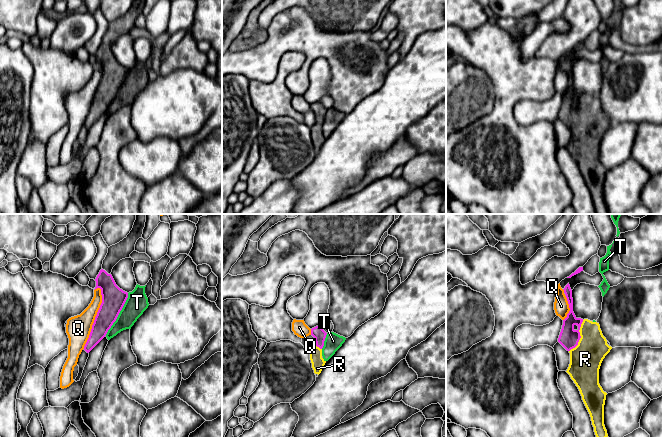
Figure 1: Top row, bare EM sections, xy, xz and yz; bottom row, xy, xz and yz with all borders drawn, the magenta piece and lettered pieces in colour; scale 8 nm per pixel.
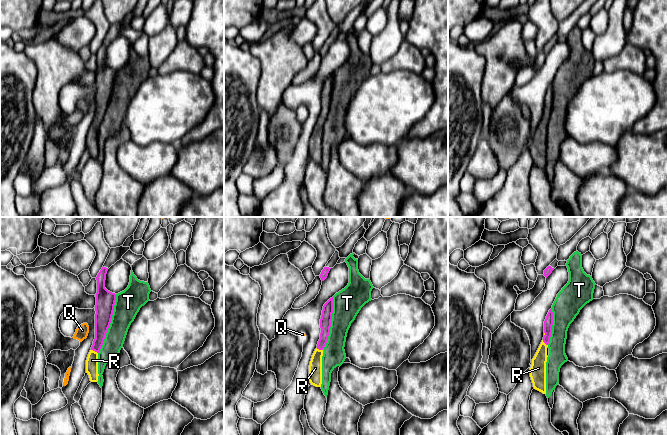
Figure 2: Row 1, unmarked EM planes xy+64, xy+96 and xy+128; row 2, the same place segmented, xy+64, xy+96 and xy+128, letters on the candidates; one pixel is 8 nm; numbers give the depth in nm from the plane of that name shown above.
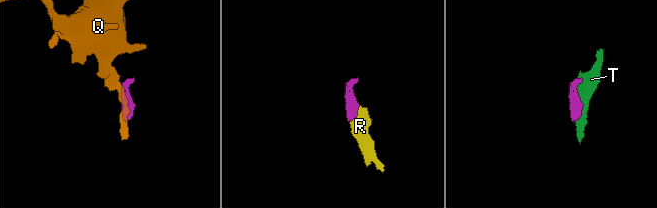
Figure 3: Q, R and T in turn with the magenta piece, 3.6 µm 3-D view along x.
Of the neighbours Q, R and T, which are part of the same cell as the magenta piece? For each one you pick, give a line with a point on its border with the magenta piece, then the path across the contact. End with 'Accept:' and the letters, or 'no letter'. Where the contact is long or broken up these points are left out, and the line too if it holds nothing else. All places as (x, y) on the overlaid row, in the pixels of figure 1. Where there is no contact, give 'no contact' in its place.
R: contact yz (580, 336); way yz (568, 338), (580, 336), (585, 341), (585, 359)
Accept: R

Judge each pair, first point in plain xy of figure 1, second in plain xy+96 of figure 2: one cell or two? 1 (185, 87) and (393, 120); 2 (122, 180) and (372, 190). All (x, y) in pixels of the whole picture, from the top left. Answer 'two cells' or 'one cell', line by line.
1: one cell
2: two cells

